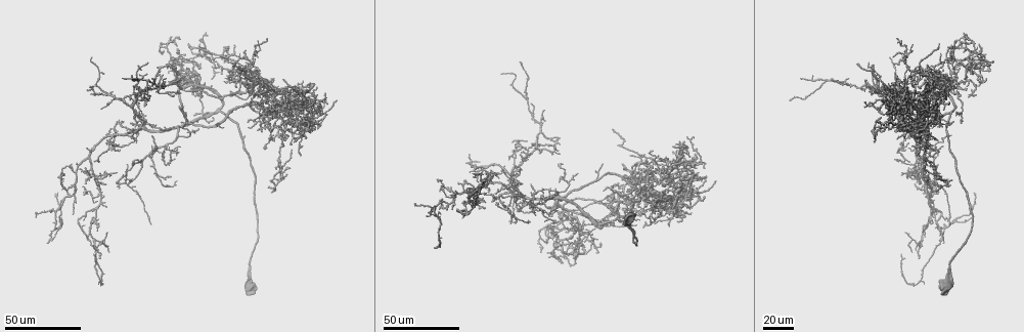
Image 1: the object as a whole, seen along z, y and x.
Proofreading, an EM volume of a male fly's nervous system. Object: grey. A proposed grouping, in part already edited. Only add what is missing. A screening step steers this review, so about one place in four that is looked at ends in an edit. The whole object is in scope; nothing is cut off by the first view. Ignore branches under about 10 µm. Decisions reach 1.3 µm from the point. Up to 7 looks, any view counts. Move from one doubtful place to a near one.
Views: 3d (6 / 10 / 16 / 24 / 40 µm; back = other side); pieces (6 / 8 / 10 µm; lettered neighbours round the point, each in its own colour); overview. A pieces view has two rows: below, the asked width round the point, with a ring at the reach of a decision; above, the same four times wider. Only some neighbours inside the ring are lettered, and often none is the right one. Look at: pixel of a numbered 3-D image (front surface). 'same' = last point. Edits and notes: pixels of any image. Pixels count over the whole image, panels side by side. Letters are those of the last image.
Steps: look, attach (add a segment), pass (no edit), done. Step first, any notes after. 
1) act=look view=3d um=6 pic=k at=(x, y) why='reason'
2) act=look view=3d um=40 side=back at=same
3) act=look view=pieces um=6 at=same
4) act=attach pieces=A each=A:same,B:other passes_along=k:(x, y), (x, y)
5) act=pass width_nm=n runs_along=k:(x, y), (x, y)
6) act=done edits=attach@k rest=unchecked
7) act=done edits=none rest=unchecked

act=look view=3d um=40 pic=1 at=(657, 184) why='branch stops here'

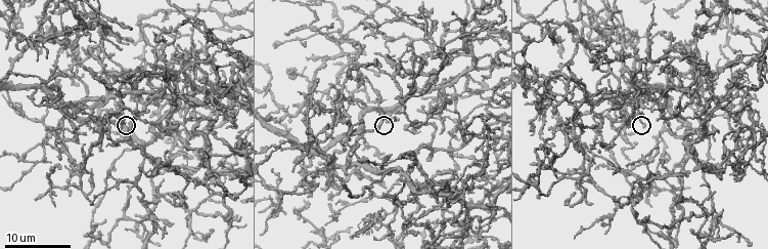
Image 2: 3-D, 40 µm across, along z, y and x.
act=look view=pieces um=8 pic=2 at=(117, 123)

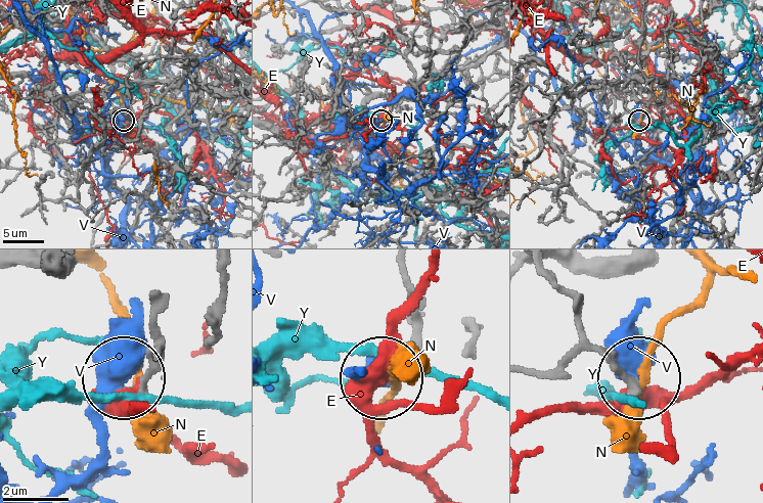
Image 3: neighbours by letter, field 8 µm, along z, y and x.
act=pass each=E:other,N:other,V:other,Y:other runs_along=3:(548, 272), (578, 305), (589, 338), (639, 387) found='no lettered segment goes on from it'

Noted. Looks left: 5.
act=look view=3d um=24 pic=2 at=(455, 224) why='branch stops here'

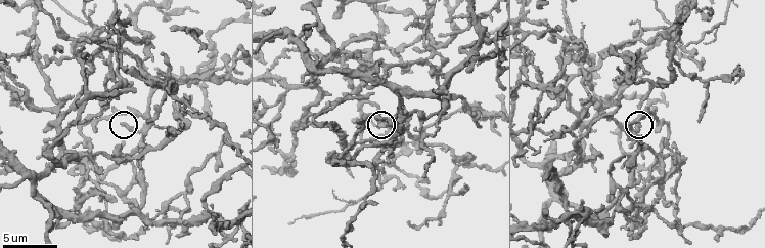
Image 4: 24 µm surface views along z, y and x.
act=look view=pieces um=8 pic=4 at=(124, 126)

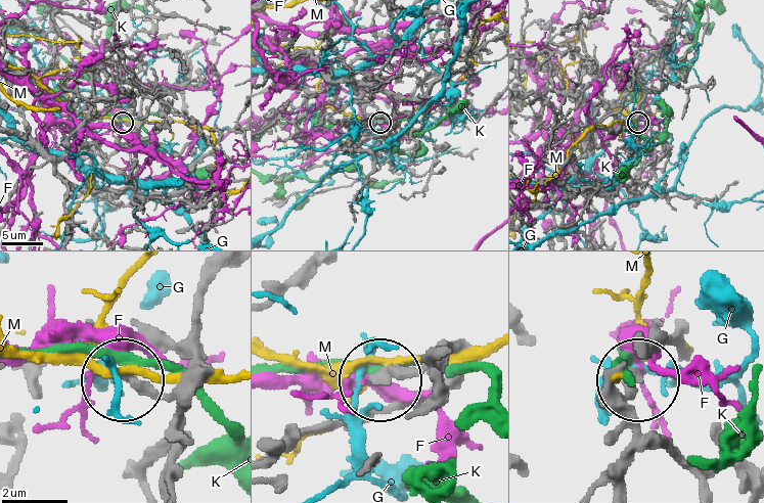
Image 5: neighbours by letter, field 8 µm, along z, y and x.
act=pass width_nm=270 each=F:other,G:other,K:other,M:other found='no lettered segment goes on from it'

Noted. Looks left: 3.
act=look view=3d um=24 pic=1 at=(291, 169) why='free end'

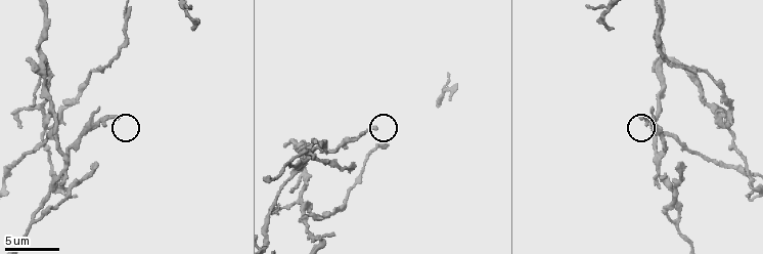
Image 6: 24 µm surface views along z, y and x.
act=look view=pieces um=6 pic=6 at=(118, 118) why='what lies round it'

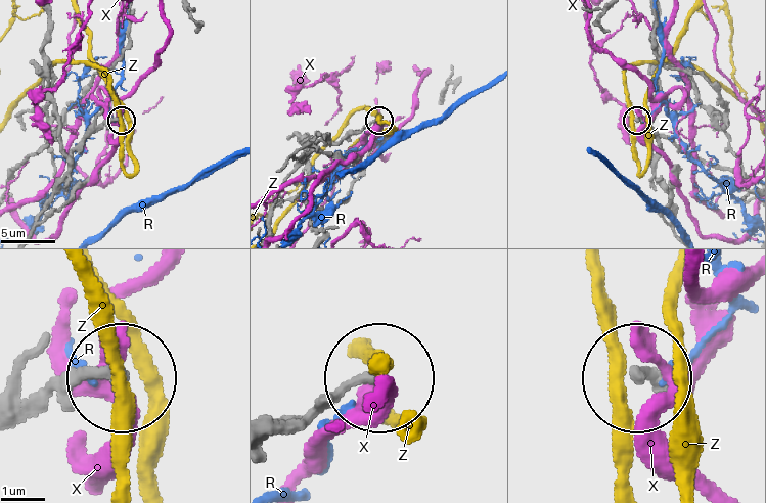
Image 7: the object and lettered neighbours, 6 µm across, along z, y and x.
act=pass each=R:other,X:other,Z:other found='no lettered segment goes on from it'

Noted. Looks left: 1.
act=done edits=none rest=unchecked

